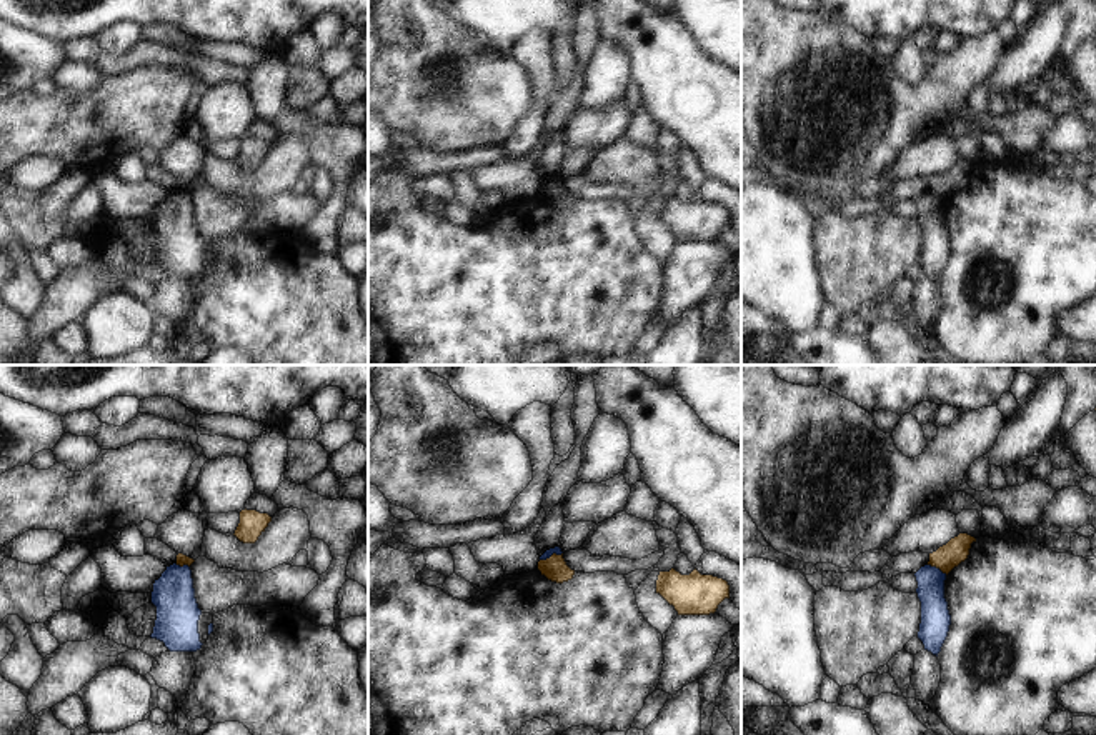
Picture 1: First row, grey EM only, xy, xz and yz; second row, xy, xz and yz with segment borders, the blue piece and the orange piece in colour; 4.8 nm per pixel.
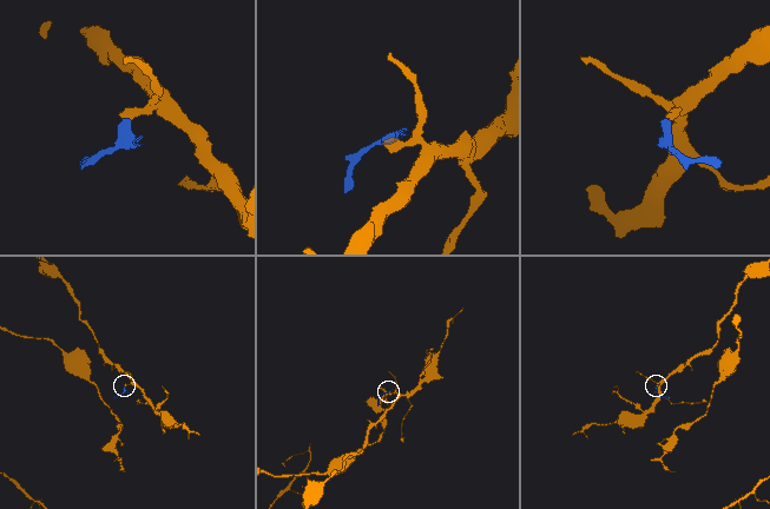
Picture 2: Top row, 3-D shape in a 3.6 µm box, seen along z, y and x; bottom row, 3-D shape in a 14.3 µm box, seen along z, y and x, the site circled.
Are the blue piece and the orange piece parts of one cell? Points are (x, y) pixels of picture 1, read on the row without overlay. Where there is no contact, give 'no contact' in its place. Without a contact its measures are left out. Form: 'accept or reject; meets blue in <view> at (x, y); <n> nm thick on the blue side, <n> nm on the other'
reject; meets blue in yz at (938, 195); 140 nm thick on the blue side, 120 nm on the other

